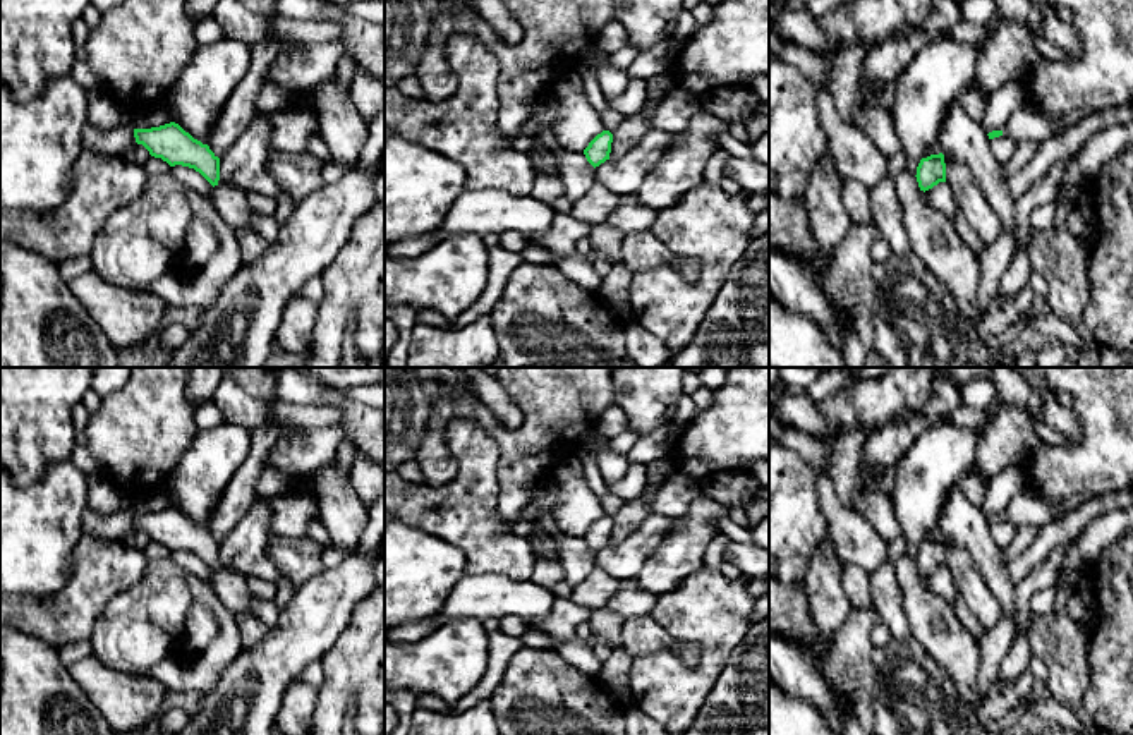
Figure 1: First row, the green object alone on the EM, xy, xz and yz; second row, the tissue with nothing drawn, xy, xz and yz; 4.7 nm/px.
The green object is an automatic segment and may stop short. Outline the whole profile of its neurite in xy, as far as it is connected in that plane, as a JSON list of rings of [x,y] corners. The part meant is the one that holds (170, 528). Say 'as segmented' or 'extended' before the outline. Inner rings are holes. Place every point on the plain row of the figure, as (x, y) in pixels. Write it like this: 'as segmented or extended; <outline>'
as segmented; [[[170,507],[151,513],[134,513],[137,529],[151,541],[161,543],[170,551],[182,550],[199,556],[213,572],[220,565],[220,543],[208,529],[194,524],[179,508]]]

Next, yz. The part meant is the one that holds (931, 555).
as segmented; [[[930,539],[927,543],[922,543],[917,551],[917,567],[920,575],[929,575],[939,567],[946,567],[946,548],[944,539]]]

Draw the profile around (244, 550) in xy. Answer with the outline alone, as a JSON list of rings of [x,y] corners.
[[[258,496],[245,517],[220,543],[218,568],[235,570],[245,579],[258,577],[273,582],[276,599],[285,606],[297,594],[297,589],[278,574],[268,555],[270,498]]]

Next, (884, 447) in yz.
[[[1001,398],[991,405],[991,412],[984,414],[968,405],[961,405],[942,419],[934,419],[922,412],[915,412],[903,424],[888,424],[881,429],[872,431],[865,440],[863,462],[879,465],[896,465],[900,457],[912,446],[912,443],[927,429],[941,424],[958,424],[961,428],[980,429],[997,414]]]

